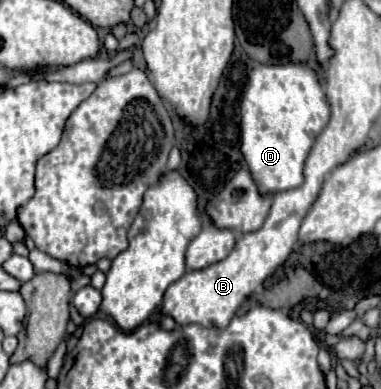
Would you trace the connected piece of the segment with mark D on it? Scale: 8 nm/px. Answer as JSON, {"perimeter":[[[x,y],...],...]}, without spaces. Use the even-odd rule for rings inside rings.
{"perimeter":[[[306,63],[256,65],[248,74],[240,102],[242,153],[262,193],[286,191],[302,185],[302,167],[320,131],[330,119],[330,105],[320,79]]]}

